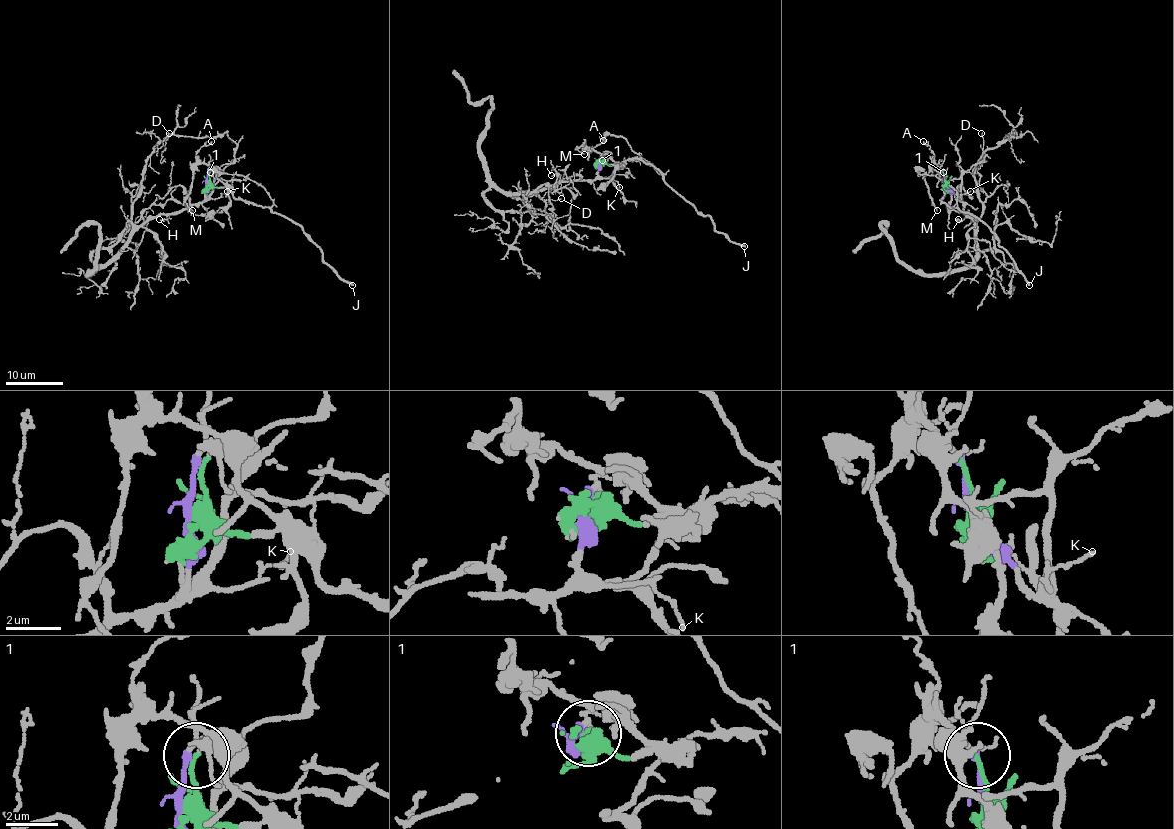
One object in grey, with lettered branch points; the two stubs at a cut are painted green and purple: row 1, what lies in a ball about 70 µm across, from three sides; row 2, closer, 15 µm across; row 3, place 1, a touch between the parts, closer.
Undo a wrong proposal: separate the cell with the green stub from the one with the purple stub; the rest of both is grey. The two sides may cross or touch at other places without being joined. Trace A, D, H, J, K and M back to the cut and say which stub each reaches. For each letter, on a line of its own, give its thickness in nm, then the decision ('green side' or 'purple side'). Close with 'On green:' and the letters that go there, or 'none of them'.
A: 160 nm thick; green side
D: 110 nm thick; purple side
H: 150 nm thick; purple side
J: 280 nm thick; green side
K: 110 nm thick; purple side
M: 130 nm thick; green side
On green: A, J, M

